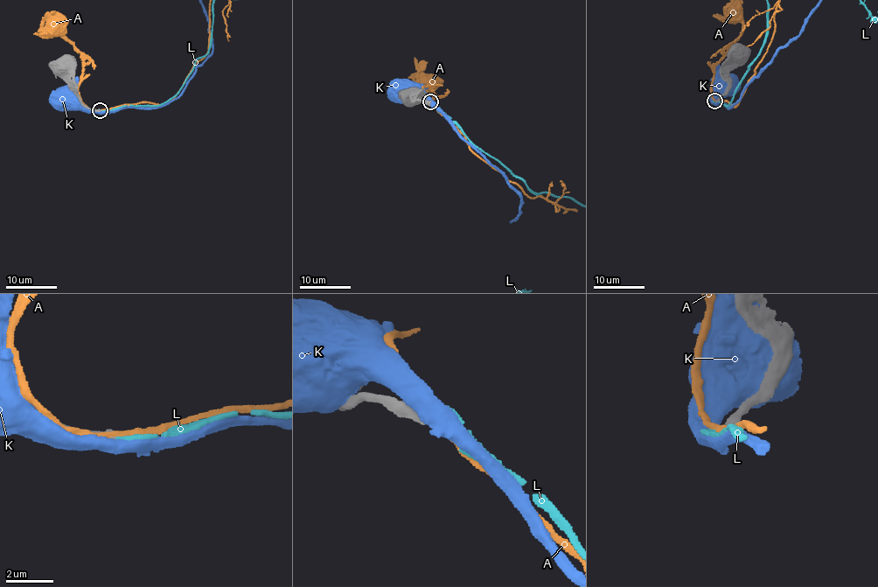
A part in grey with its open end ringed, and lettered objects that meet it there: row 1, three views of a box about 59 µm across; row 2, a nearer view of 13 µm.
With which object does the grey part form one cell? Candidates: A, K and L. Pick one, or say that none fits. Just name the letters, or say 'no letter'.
L

